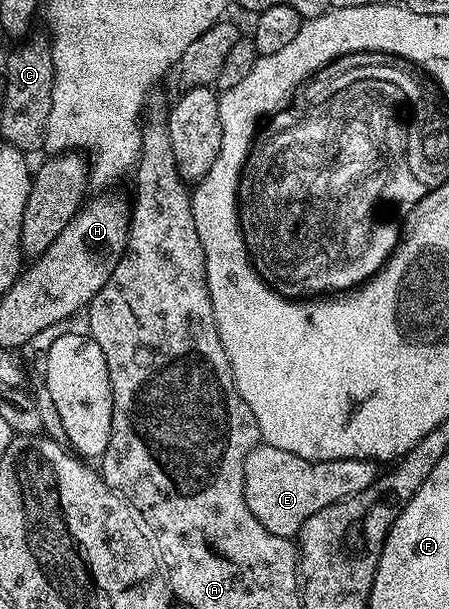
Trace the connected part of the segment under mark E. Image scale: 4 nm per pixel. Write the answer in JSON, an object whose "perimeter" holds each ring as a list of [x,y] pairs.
{"perimeter":[[[261,442],[246,457],[244,496],[250,513],[258,517],[262,526],[278,537],[292,539],[299,536],[304,522],[314,517],[318,509],[326,509],[346,497],[354,497],[354,493],[362,493],[362,489],[370,489],[377,476],[377,464],[370,459],[303,459],[286,453],[286,449]]]}

